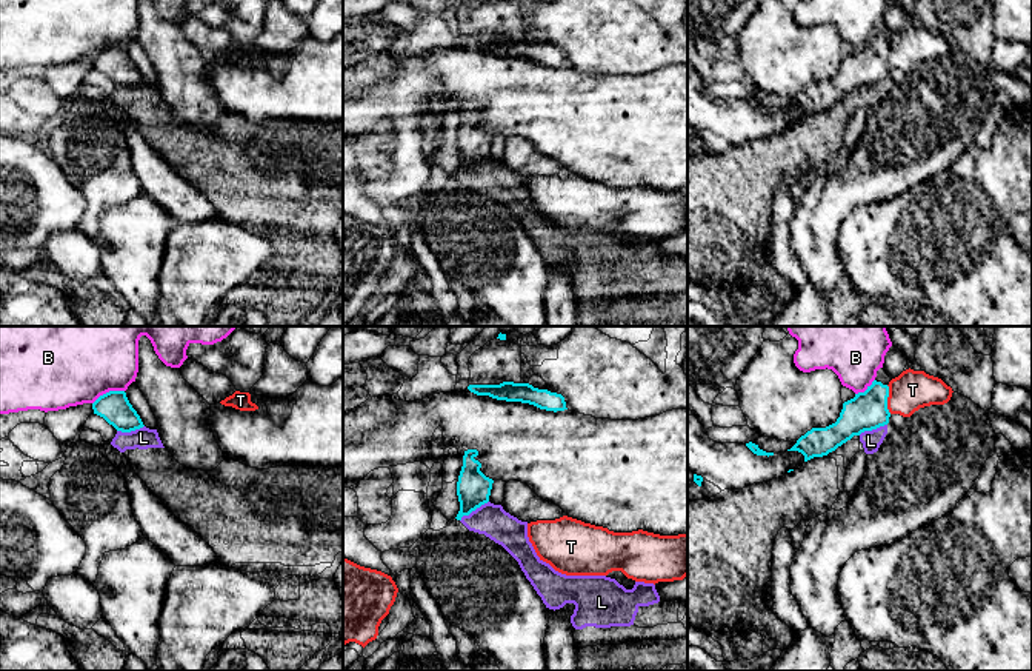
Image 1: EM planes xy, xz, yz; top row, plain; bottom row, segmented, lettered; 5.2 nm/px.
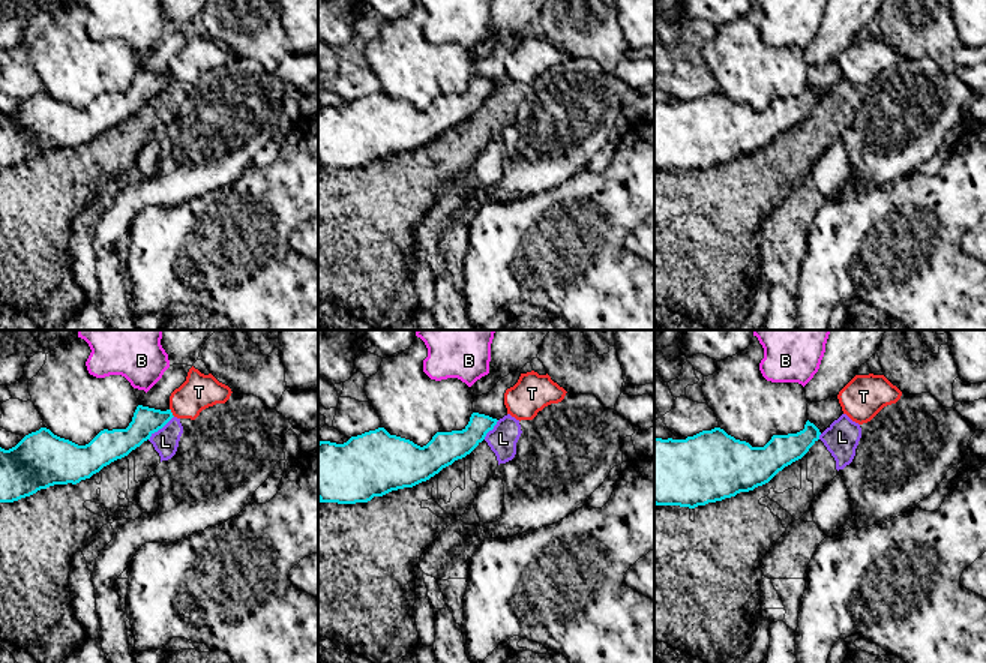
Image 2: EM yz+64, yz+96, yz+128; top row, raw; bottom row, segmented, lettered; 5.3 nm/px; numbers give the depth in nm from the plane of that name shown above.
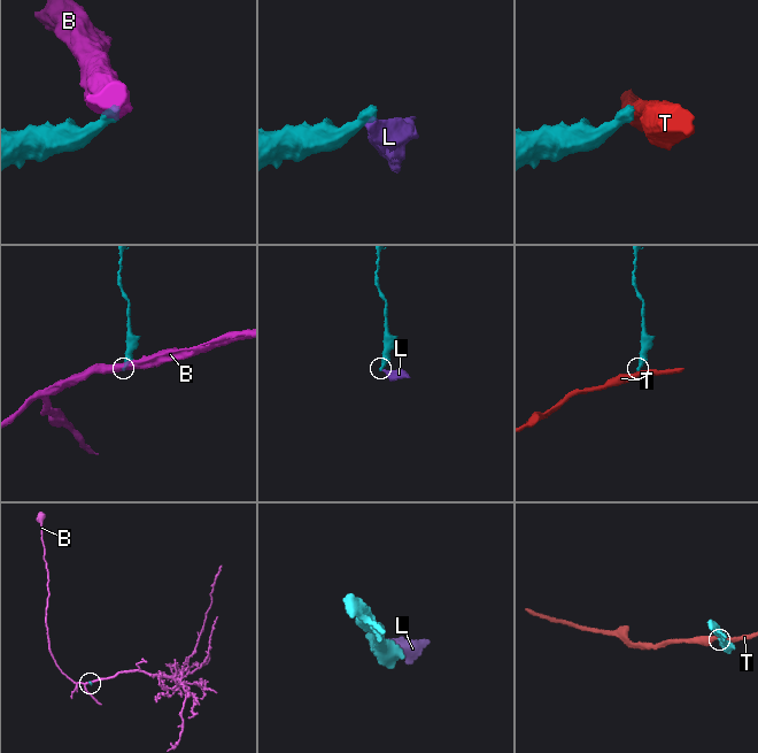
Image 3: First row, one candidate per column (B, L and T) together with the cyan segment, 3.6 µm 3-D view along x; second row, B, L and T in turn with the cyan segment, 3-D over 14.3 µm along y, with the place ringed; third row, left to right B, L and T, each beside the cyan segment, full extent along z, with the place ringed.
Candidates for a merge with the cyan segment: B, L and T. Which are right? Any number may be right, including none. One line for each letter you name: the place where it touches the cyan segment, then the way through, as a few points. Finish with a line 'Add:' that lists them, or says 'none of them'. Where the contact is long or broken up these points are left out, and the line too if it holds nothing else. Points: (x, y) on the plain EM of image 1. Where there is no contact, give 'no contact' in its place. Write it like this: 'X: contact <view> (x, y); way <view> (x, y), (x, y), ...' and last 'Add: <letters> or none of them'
Add: none of them

